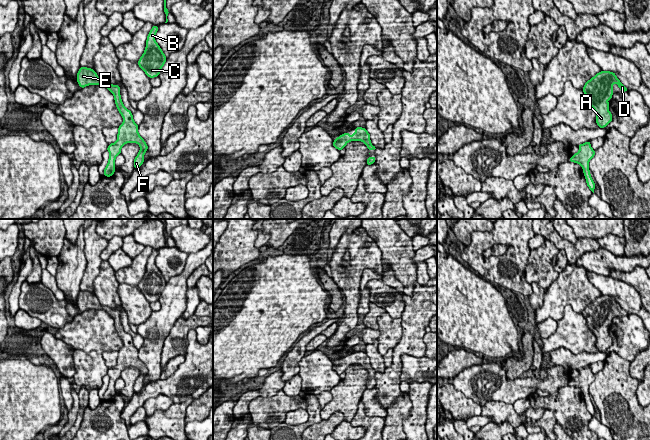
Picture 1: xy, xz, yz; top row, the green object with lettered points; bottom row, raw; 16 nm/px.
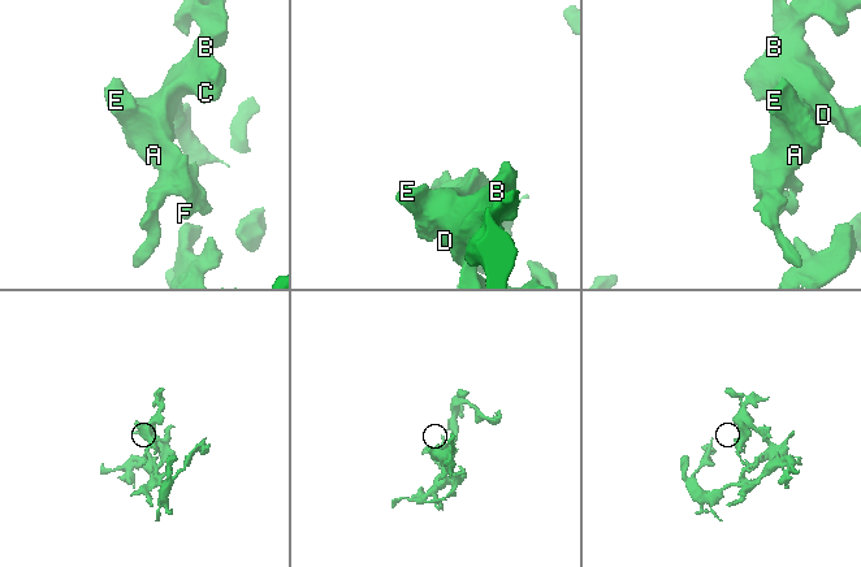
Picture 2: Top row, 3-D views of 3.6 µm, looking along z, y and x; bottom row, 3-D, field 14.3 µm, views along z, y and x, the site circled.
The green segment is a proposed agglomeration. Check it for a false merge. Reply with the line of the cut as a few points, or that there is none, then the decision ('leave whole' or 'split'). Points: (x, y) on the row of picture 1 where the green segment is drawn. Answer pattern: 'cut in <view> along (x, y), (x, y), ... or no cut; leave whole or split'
no cut; leave whole

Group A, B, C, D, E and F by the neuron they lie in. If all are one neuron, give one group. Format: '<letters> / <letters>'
A B C D E F

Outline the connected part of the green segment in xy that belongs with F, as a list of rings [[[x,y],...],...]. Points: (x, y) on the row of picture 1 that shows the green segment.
[[[81,67],[77,73],[77,82],[81,88],[88,85],[105,86],[113,95],[118,111],[123,117],[123,123],[118,127],[117,141],[109,144],[107,151],[110,153],[108,164],[103,173],[106,177],[114,175],[115,159],[121,153],[121,148],[126,143],[137,143],[140,145],[140,151],[133,162],[134,168],[139,168],[144,162],[144,154],[148,146],[144,139],[138,133],[138,125],[133,120],[133,115],[130,110],[126,109],[120,96],[120,86],[101,82],[97,73],[86,67]]]

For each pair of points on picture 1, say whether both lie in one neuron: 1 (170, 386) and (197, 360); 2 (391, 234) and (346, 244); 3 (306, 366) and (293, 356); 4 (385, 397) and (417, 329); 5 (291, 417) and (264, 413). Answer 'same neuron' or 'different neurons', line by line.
1: same neuron
2: different neurons
3: different neurons
4: same neuron
5: different neurons

